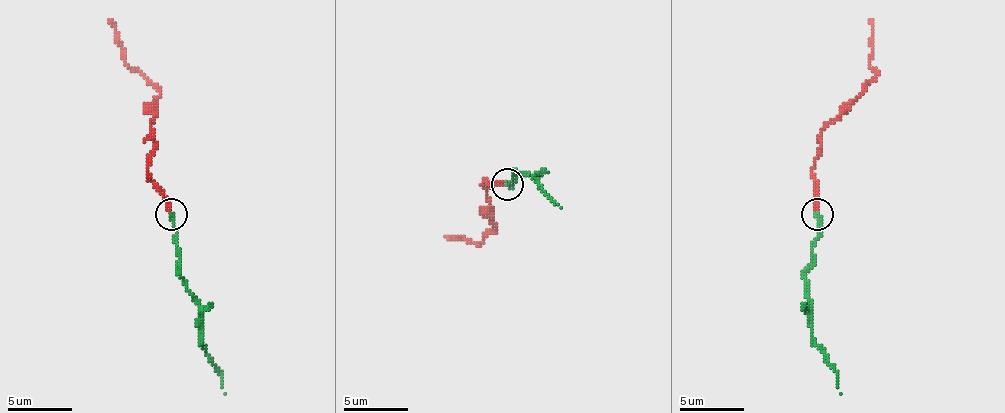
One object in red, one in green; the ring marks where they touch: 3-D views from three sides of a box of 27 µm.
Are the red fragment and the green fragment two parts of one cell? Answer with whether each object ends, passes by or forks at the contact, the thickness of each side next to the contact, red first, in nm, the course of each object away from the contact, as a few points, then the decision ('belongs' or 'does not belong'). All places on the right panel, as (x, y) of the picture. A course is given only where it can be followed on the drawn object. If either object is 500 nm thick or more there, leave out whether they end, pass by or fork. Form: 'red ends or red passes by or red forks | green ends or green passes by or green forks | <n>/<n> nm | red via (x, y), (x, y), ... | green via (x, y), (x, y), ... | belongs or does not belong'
red ends | green ends | 130/200 nm | red via (818, 213), (818, 190), (811, 168), (821, 132), (876, 78), (869, 62), (873, 33), (869, 20) | green via (818, 213), (818, 239), (805, 277), (811, 342), (837, 374), (840, 393) | belongs

